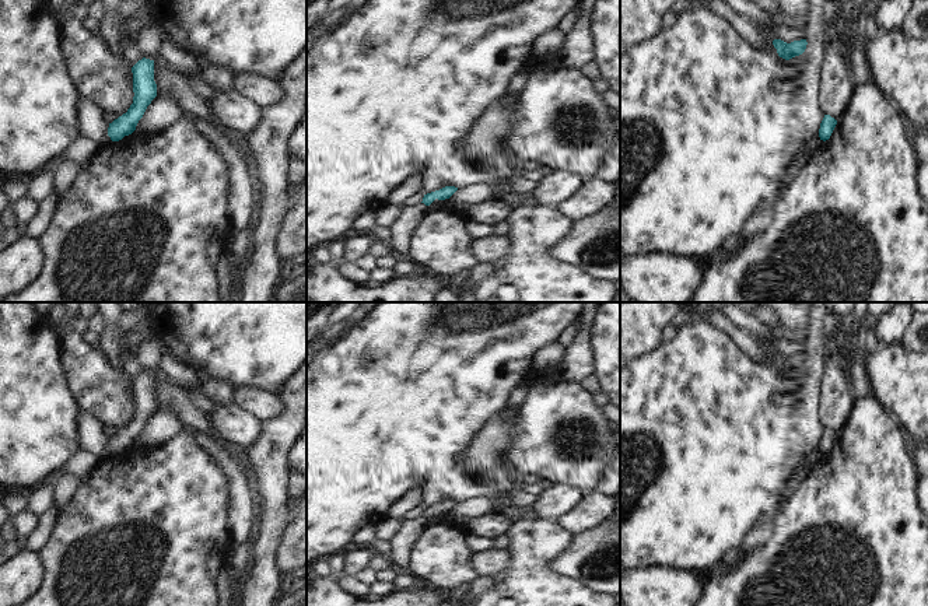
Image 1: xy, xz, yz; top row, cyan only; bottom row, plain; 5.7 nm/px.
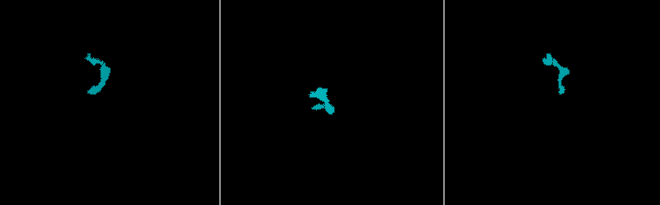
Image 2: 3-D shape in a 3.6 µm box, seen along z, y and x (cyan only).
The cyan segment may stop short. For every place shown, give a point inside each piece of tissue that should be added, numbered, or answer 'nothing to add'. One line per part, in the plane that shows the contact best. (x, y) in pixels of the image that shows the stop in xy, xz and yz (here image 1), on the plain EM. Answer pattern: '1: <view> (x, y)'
nothing to add

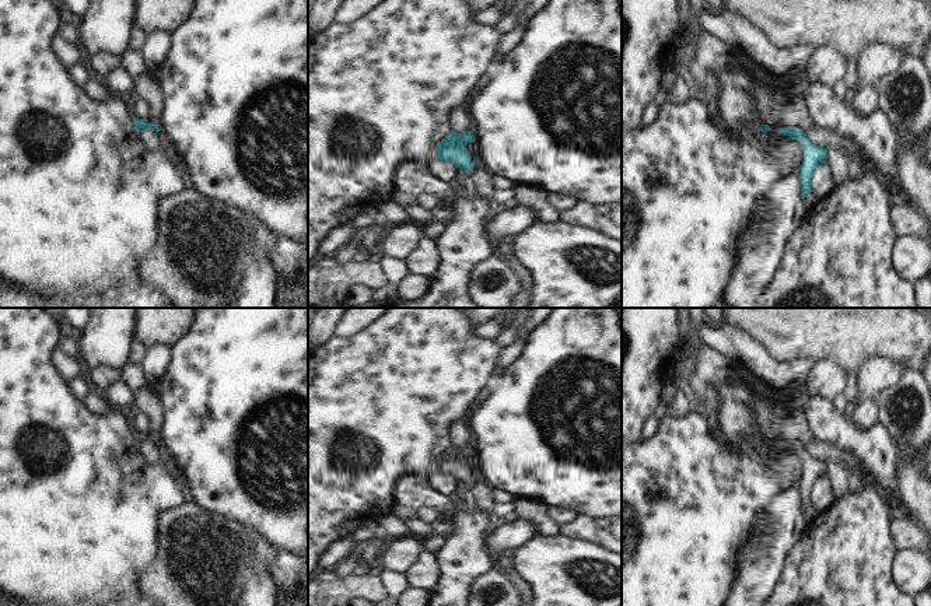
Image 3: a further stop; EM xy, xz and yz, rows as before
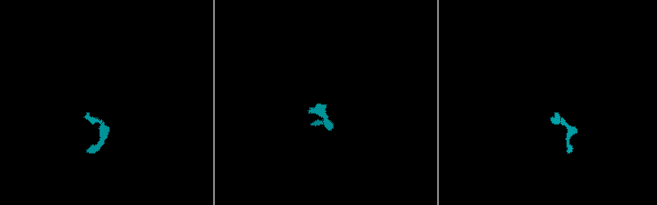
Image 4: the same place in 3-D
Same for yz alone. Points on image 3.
nothing to add

